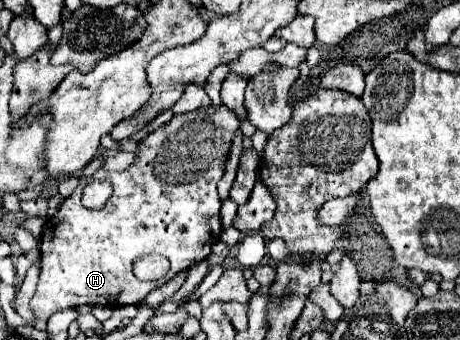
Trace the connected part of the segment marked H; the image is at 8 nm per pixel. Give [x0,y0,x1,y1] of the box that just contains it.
[31,105,241,321]

